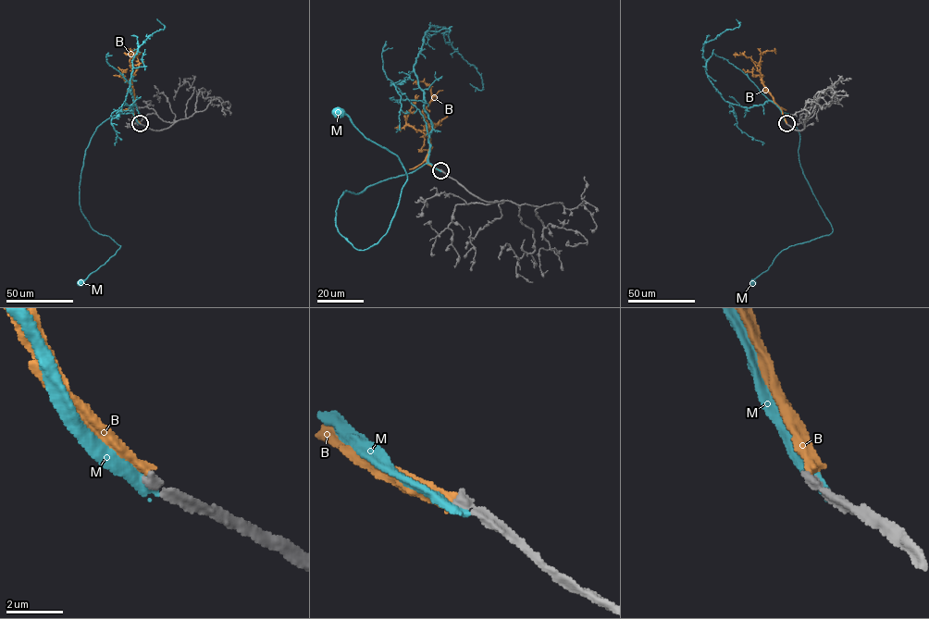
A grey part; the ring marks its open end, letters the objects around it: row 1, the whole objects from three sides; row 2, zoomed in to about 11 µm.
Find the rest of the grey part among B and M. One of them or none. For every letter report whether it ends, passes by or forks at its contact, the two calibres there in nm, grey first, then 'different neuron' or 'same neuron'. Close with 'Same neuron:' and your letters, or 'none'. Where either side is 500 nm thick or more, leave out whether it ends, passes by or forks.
B: it ends there; 320 nm thick on the grey side, 360 nm on the other; different neuron
M: it ends there; 400 nm thick on the grey side, 360 nm on the other; different neuron
Same neuron: none

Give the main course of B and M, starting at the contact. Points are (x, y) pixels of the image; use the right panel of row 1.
B: (786, 123), (754, 63), (749, 57), (735, 55), (737, 53)
M: (786, 124), (783, 113), (790, 116), (799, 133), (803, 174), (833, 231), (782, 250), (752, 282)

